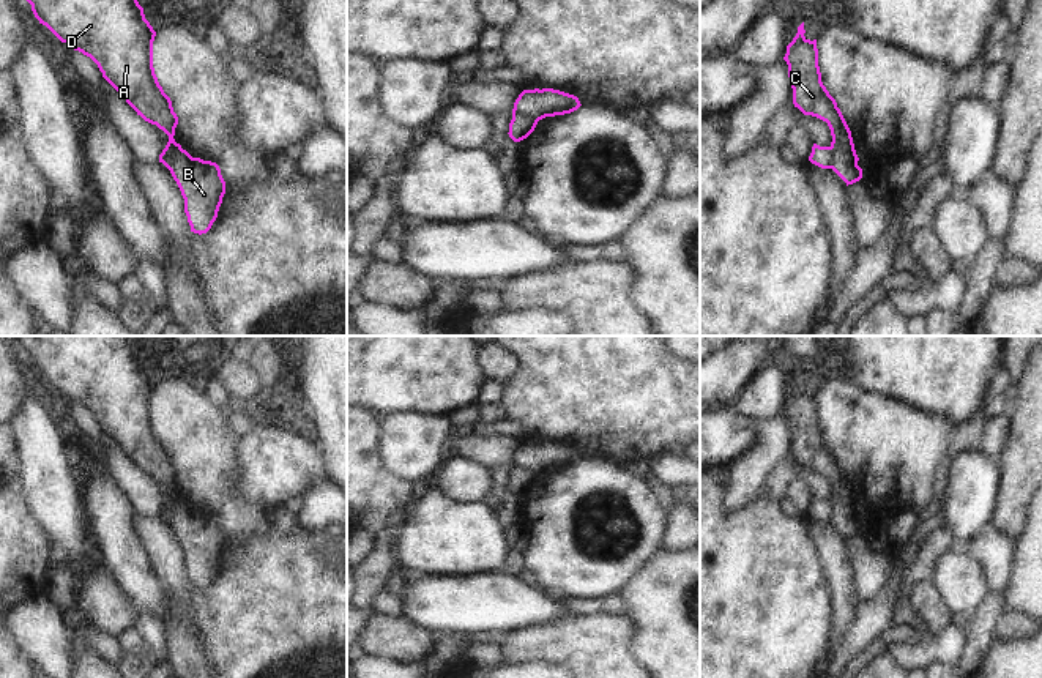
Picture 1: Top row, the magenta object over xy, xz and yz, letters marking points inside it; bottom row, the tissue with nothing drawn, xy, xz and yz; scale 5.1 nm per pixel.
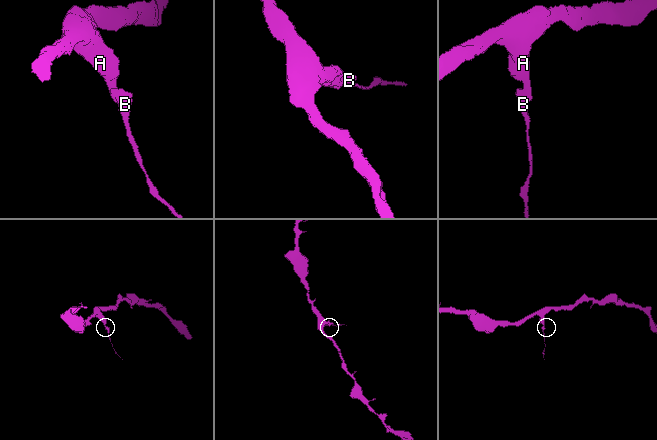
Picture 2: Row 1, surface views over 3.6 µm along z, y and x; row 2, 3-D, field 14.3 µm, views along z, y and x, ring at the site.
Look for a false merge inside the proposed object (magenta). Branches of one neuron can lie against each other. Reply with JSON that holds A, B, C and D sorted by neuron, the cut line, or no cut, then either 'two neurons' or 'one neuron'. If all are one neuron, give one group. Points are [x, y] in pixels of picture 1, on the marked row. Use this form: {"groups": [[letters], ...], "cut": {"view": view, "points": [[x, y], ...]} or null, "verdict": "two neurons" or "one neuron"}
{"groups": [["A", "C", "D"], ["B"]], "cut": {"view": "xz", "points": [[513, 114], [538, 120]]}, "verdict": "two neurons"}

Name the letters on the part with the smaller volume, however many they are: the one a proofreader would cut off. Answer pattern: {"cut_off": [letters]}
{"cut_off": ["B"]}

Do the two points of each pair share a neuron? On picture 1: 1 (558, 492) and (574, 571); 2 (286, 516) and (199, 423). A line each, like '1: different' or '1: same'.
1: same
2: different

